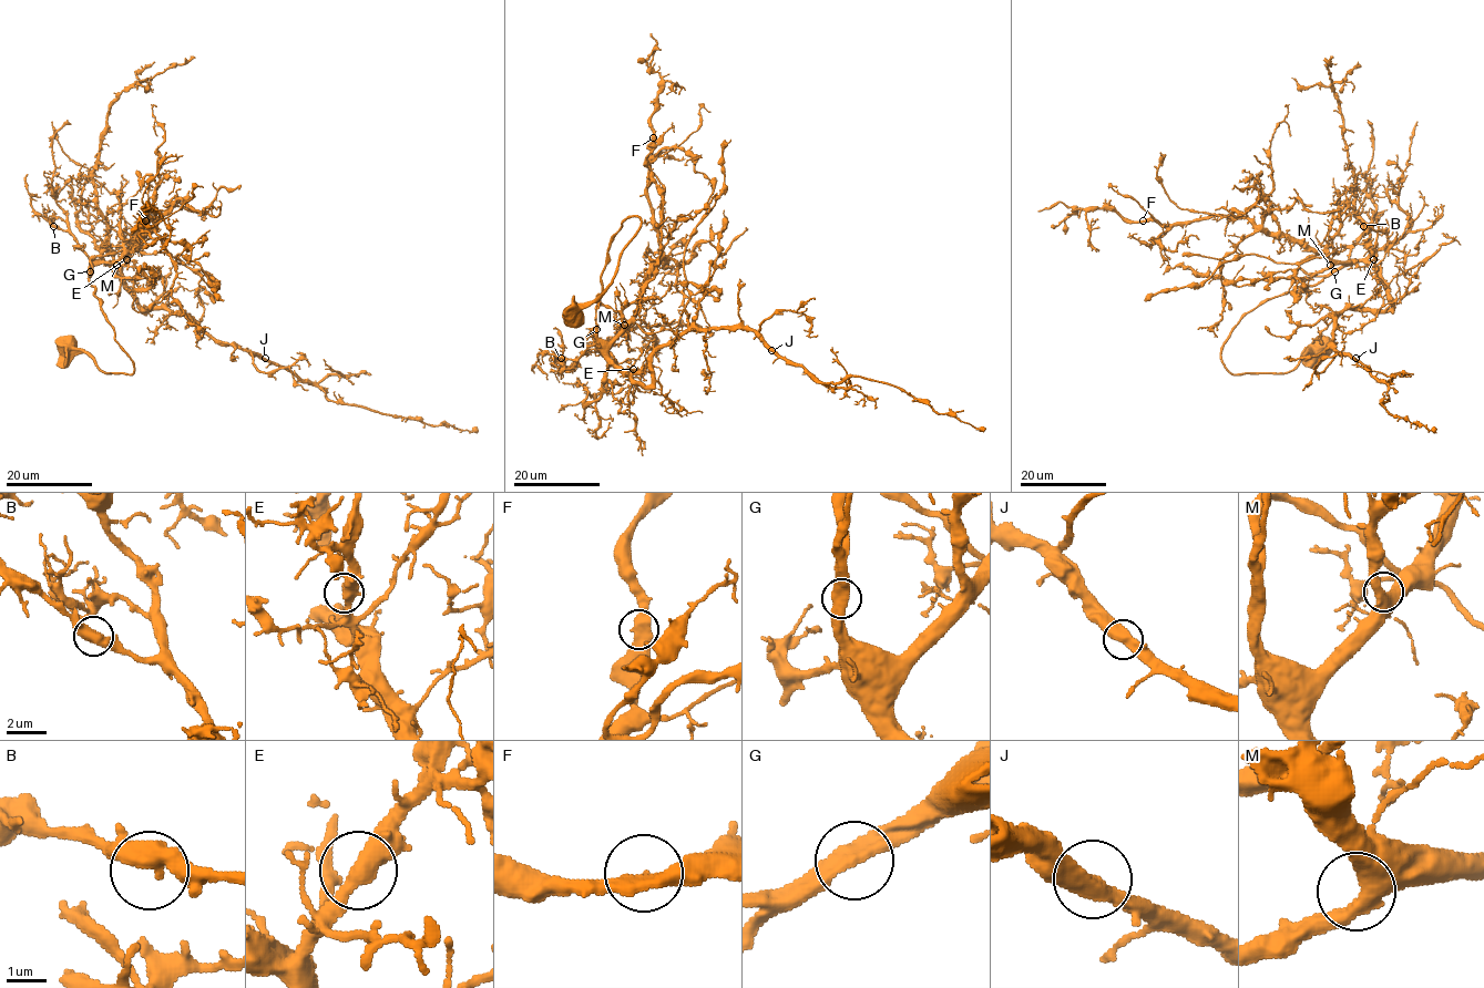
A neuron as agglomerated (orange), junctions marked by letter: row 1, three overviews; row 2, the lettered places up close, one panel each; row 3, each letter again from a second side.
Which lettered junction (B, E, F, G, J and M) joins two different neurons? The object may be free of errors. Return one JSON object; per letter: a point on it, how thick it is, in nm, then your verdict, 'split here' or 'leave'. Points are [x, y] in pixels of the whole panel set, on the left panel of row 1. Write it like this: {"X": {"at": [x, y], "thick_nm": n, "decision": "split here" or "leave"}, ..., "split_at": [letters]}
{"B": {"at": [53, 226], "thick_nm": 500, "decision": "leave"}, "E": {"at": [126, 259], "thick_nm": 480, "decision": "leave"}, "F": {"at": [145, 220], "thick_nm": 480, "decision": "leave"}, "G": {"at": [90, 271], "thick_nm": 480, "decision": "leave"}, "J": {"at": [265, 358], "thick_nm": 500, "decision": "leave"}, "M": {"at": [116, 265], "thick_nm": 500, "decision": "leave"}, "split_at": []}

